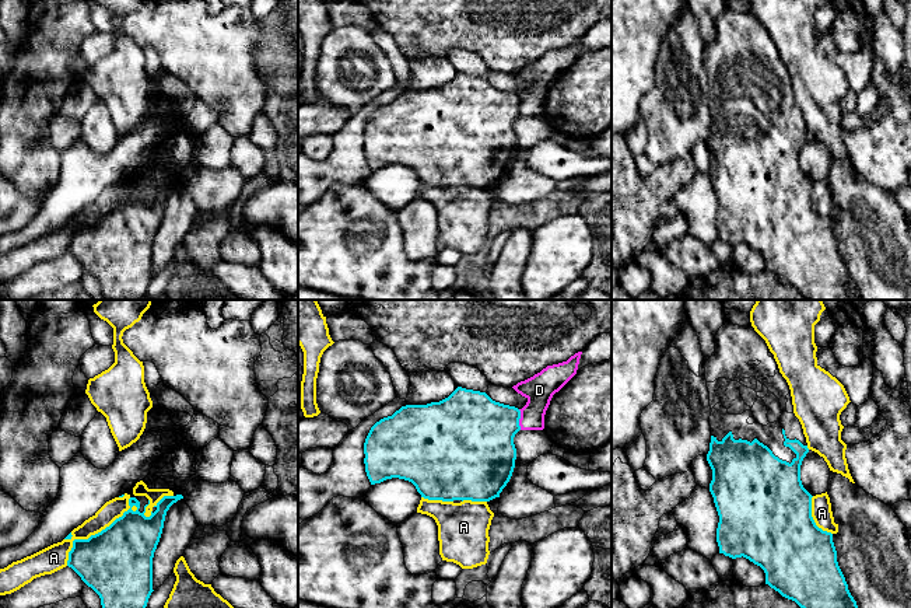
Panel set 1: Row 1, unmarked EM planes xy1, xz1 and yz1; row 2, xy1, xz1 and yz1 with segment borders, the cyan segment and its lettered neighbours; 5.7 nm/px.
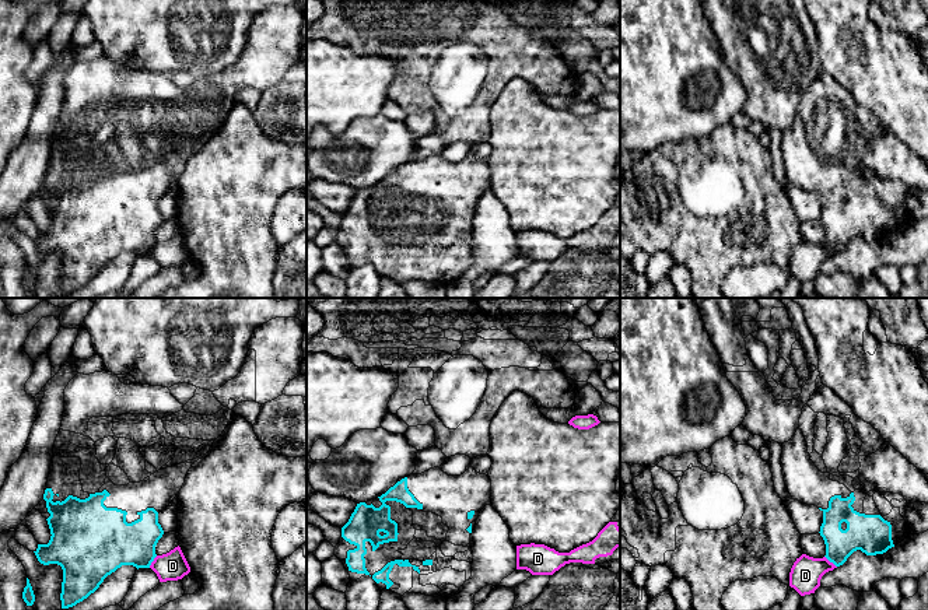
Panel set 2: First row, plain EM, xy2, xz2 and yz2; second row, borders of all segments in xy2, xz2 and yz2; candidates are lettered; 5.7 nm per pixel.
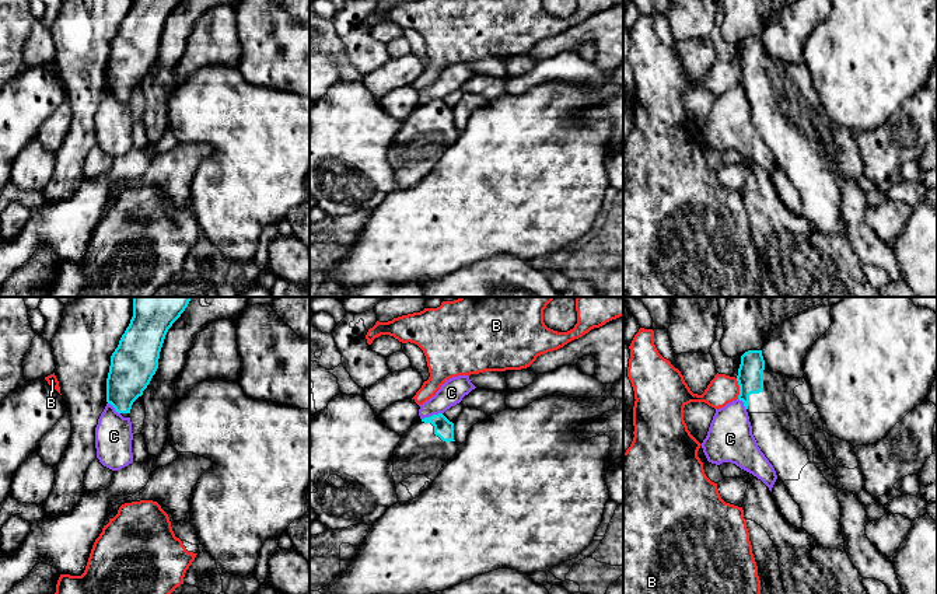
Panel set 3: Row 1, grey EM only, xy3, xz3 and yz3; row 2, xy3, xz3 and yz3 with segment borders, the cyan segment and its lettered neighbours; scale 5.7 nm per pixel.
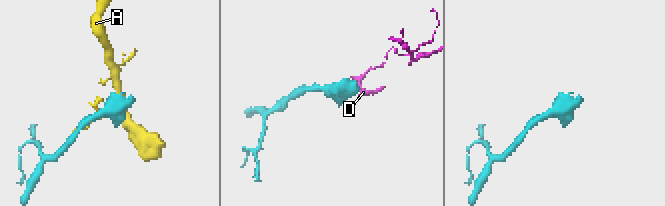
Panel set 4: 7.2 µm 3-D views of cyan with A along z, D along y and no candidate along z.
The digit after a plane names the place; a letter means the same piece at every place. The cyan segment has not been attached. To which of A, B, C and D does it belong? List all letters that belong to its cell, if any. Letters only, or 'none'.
none

